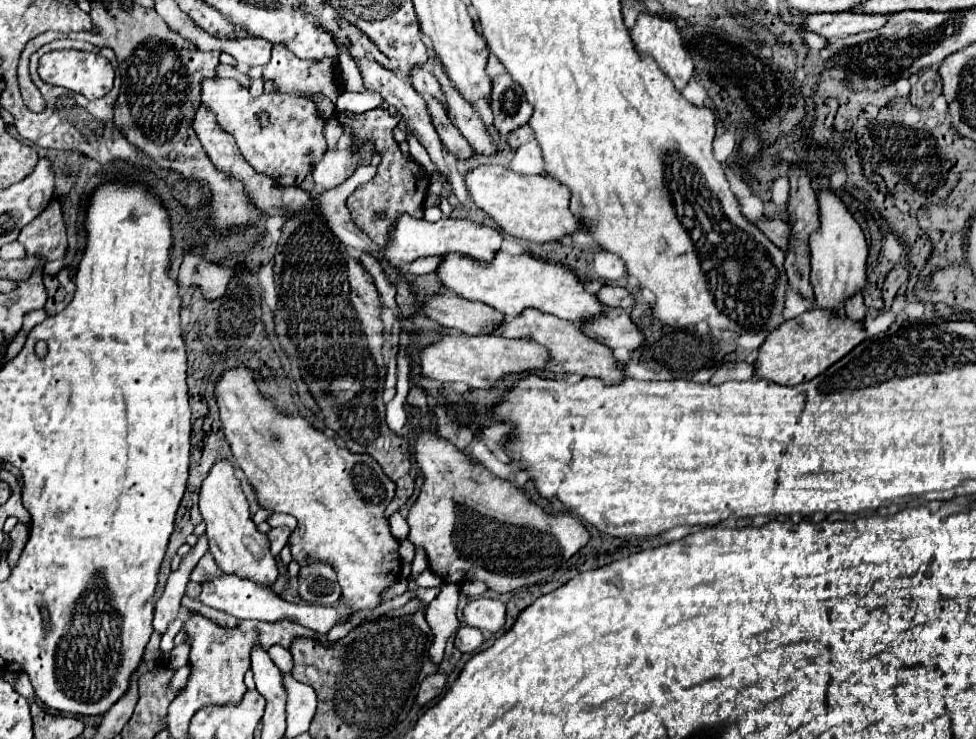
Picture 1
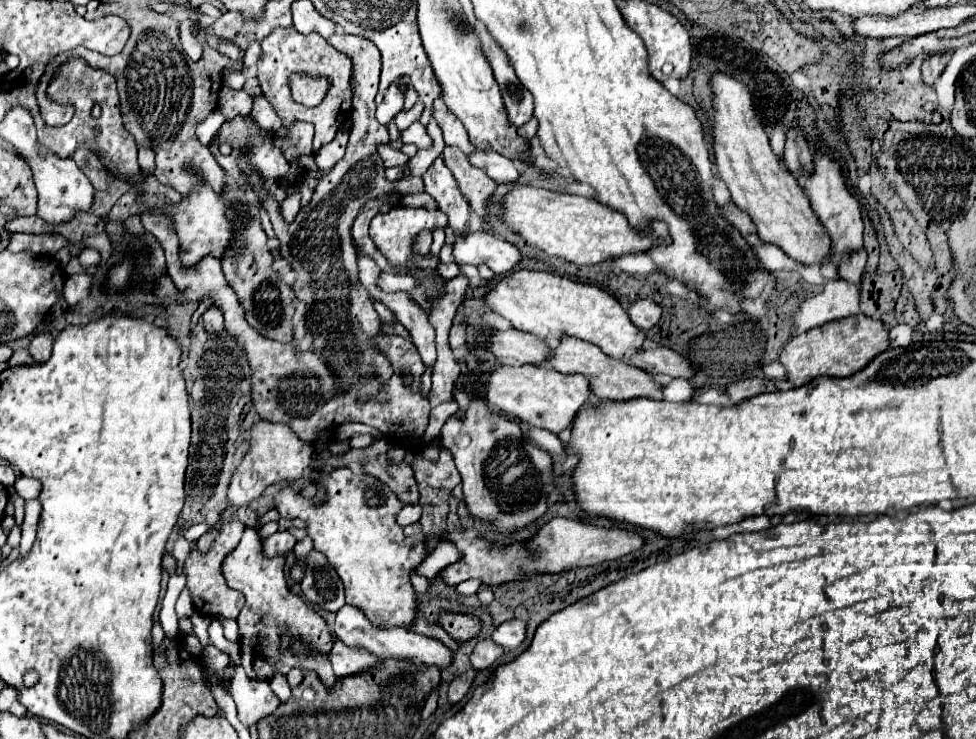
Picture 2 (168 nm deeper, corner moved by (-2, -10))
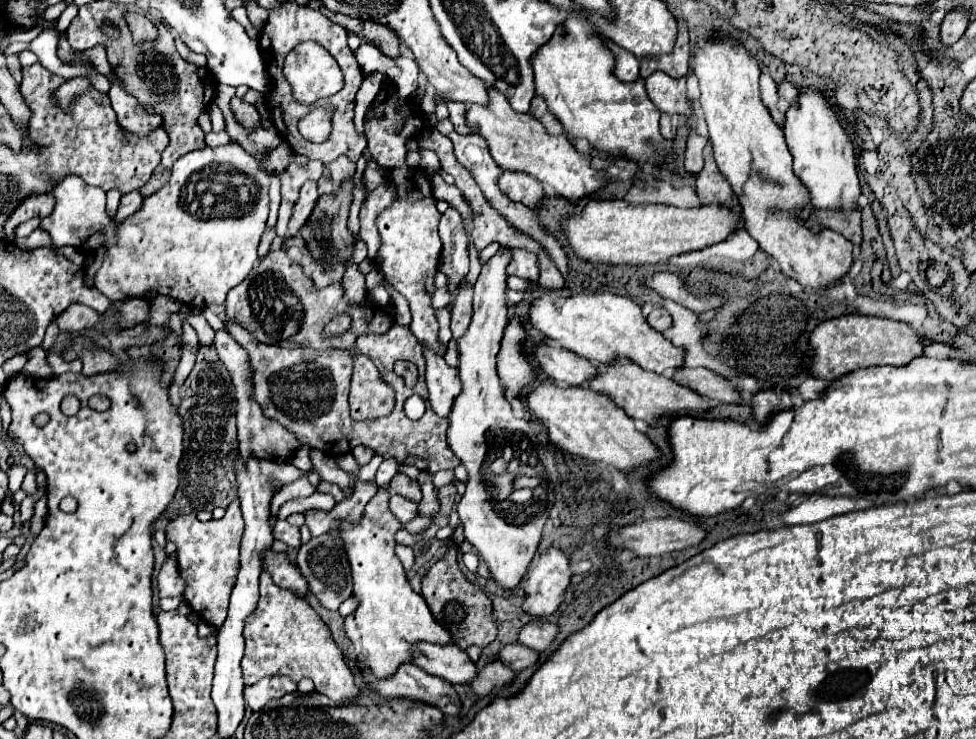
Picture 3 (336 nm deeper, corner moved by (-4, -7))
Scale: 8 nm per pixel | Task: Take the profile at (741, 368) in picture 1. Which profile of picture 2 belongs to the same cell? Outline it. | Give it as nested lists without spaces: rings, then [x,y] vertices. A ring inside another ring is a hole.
[[[747,377],[747,379],[731,383],[727,387],[731,405],[737,405],[739,401],[745,401],[745,397],[753,397],[753,395],[759,395],[765,391],[769,391],[769,381],[765,381],[763,377]]]

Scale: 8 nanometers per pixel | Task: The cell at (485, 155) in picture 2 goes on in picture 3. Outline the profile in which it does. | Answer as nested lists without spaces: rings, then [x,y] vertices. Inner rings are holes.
[[[503,172],[503,176],[499,178],[499,190],[505,192],[513,202],[521,202],[531,210],[543,206],[545,198],[543,184],[527,174]]]

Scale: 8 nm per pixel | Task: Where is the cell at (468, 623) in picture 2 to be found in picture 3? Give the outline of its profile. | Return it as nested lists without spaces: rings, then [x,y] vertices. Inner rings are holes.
[[[449,538],[447,540],[447,554],[429,568],[429,572],[421,580],[421,596],[425,598],[433,618],[449,630],[453,636],[453,644],[457,644],[461,650],[467,650],[469,646],[481,646],[485,648],[491,644],[497,636],[497,622],[493,618],[493,606],[491,600],[485,596],[485,592],[469,582],[465,574],[457,566],[457,544]]]

